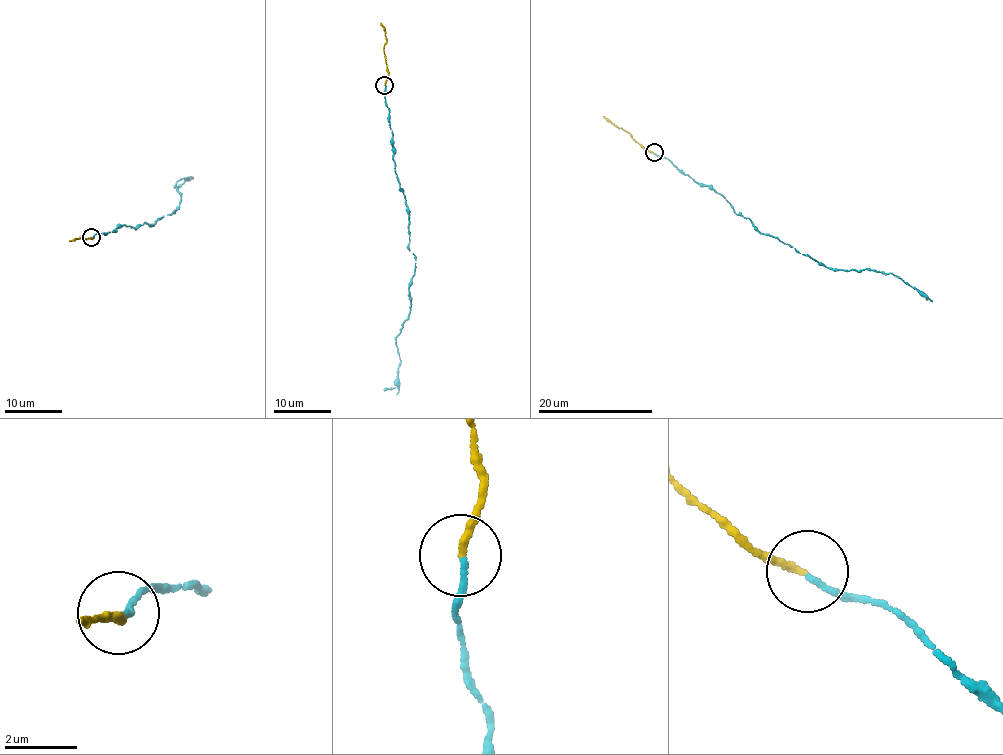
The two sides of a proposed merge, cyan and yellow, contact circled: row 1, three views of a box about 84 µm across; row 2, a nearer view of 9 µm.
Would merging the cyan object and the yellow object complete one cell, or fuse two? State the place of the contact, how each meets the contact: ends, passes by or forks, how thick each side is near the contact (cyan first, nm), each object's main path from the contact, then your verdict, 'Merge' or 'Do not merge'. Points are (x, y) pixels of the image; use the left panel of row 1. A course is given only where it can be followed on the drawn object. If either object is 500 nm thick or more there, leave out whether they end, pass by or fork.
Place: (91, 237). At the ring cyan ends. At the ring yellow ends. Thickness 140 nm (cyan) against 190 nm. Course of cyan: (91, 238), (113, 231), (117, 225), (153, 225), (175, 212), (182, 195), (175, 186), (189, 177), (179, 187). Course of yellow: (91, 237), (69, 241). Do not merge

